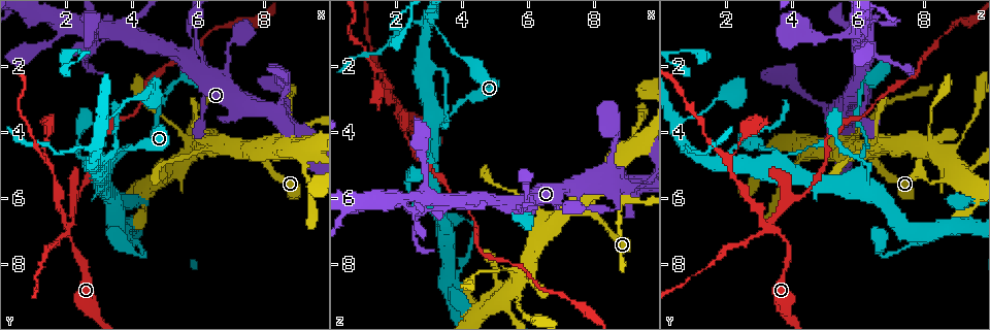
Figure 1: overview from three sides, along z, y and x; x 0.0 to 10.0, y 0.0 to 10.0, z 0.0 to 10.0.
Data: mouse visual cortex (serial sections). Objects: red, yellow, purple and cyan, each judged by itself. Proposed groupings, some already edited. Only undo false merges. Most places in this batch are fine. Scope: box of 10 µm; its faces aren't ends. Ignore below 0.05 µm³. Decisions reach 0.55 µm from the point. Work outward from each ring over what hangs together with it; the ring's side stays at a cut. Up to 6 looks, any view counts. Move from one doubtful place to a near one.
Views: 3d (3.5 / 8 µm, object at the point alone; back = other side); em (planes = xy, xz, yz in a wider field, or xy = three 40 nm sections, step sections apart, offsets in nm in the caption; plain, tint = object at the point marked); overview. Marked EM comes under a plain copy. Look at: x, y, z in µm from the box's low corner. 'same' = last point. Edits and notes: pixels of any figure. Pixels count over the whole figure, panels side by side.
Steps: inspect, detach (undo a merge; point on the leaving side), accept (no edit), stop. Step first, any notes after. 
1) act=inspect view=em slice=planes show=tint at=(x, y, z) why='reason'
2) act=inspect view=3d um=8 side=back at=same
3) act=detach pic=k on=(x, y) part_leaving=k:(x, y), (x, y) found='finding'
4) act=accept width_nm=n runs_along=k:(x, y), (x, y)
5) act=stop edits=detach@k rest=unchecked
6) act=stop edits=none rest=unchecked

act=inspect view=3d um=3.5 at=(2.15, 6.95, 3.25) why='four or more arms meet'

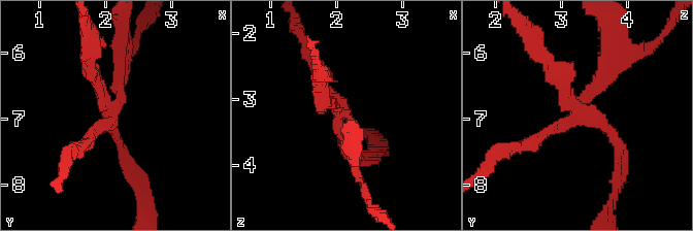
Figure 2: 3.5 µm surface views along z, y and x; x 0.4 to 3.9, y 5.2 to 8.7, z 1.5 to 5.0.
act=inspect view=em slice=xy step=3 show=tint at=(2.05, 6.90, 3.25) arms=4 arm_widths_nm=150,150,200,200

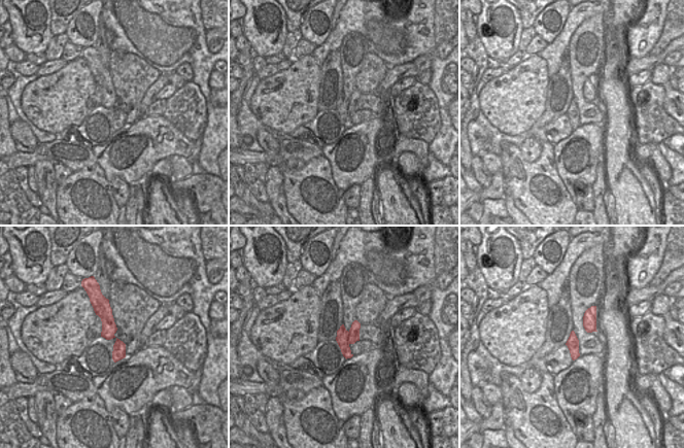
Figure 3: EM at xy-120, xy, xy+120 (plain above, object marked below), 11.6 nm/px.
act=detach pic=2 on=(117, 71) width_nm=220 border=3:(348, 332), (348, 341), (350, 343) found='two cells meet here'

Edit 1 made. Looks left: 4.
act=inspect view=overview

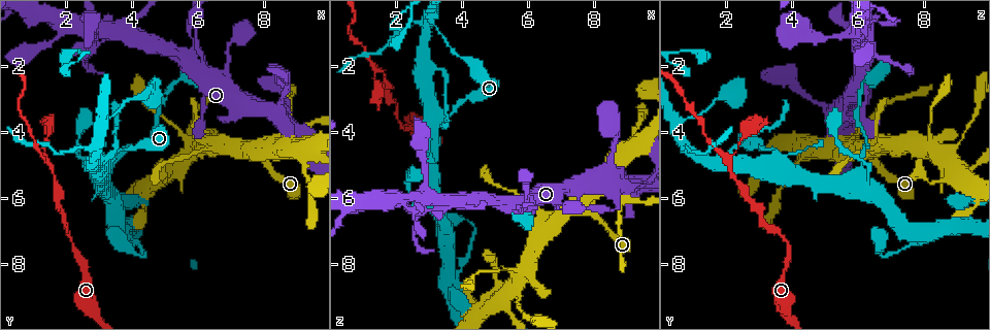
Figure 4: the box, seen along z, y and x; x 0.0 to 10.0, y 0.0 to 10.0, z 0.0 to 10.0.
act=inspect view=3d um=3.5 at=(3.00, 4.40, 0.90) why='a fork'

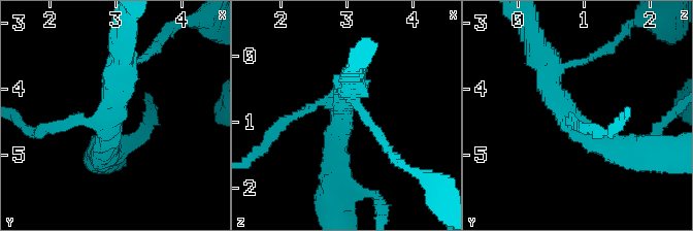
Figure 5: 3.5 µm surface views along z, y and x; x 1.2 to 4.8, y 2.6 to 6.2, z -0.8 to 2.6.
act=inspect view=em slice=xy step=5 show=tint at=(2.95, 4.45, 0.85) arms=3 arm_widths_nm=150,350,350

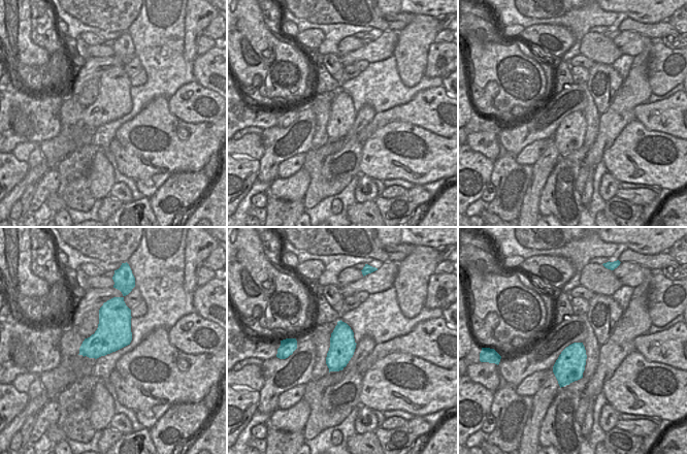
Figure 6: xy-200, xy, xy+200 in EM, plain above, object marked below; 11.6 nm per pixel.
act=accept runs_along=5:(627, 153), (561, 105), (551, 73), (564, 67) found='all the same cell'

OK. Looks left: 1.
act=stop edits=detach@2 rest=unchecked

